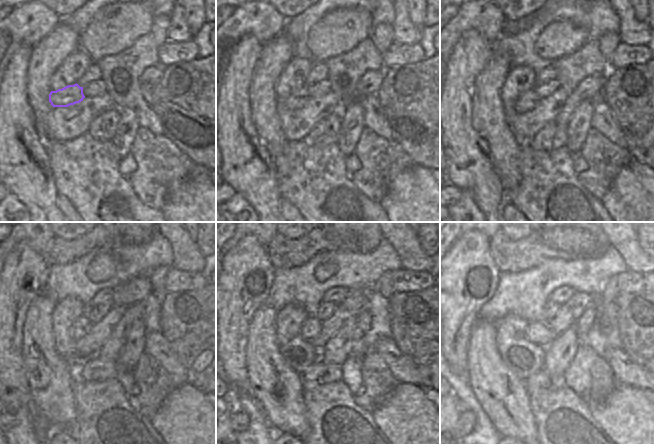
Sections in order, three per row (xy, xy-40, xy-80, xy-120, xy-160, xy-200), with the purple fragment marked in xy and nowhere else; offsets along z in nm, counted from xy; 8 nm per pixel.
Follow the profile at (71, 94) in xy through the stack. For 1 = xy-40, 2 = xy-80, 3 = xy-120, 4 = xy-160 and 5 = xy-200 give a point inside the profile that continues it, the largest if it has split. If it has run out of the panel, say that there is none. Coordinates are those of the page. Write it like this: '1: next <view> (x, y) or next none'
1: next xy-40 (297, 99)
2: next xy-80 (527, 101)
3: next xy-120 (83, 325)
4: next xy-160 (311, 327)
5: next xy-200 (539, 333)

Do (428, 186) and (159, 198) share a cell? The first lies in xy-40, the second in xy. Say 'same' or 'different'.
different

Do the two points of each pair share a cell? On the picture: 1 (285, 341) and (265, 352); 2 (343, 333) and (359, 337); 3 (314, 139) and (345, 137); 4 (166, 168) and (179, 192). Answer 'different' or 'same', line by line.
1: different
2: different
3: different
4: different

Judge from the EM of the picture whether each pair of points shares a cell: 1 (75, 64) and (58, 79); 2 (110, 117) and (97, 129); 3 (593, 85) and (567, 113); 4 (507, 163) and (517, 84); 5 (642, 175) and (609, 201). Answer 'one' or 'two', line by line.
1: one
2: one
3: one
4: two
5: one

